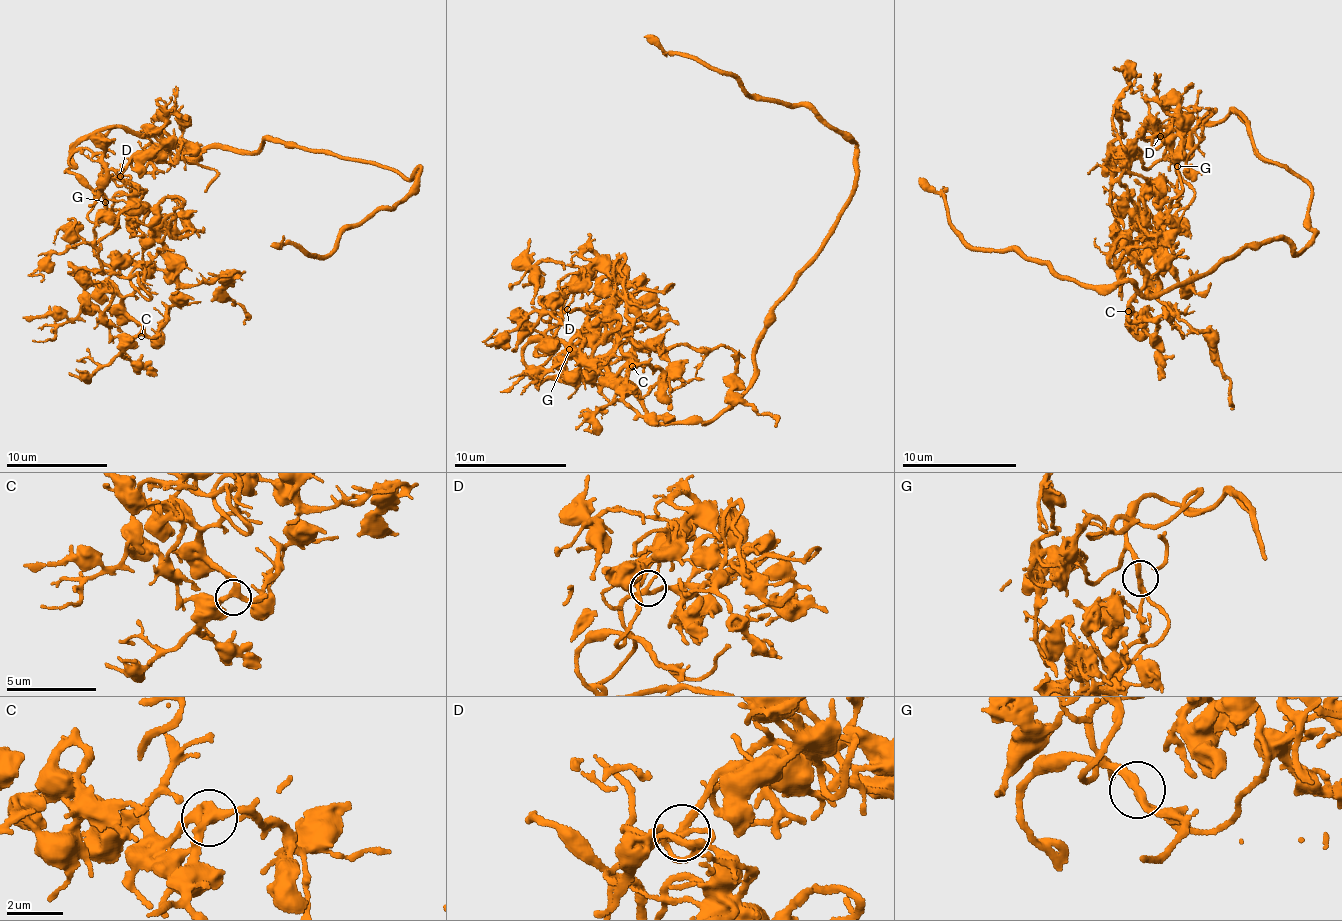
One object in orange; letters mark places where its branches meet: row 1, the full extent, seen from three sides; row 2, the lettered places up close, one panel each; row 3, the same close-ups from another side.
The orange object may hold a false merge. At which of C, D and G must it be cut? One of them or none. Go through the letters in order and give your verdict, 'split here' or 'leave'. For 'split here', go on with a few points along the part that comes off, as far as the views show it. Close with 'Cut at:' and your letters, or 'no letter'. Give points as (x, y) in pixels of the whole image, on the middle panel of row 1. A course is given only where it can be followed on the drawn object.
C: leave
D: leave
G: leave
Cut at: no letter

